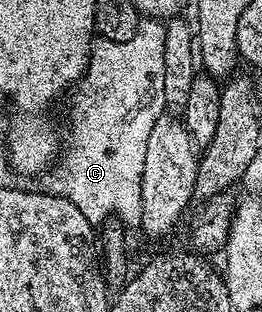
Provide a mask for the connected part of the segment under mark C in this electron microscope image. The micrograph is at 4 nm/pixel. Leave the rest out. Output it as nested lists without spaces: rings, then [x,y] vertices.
[[[143,19],[133,39],[96,40],[83,78],[70,90],[67,137],[65,133],[55,164],[38,178],[38,188],[69,199],[93,226],[102,226],[108,218],[118,219],[124,226],[139,225],[145,146],[153,123],[165,113],[165,35],[158,20]]]

